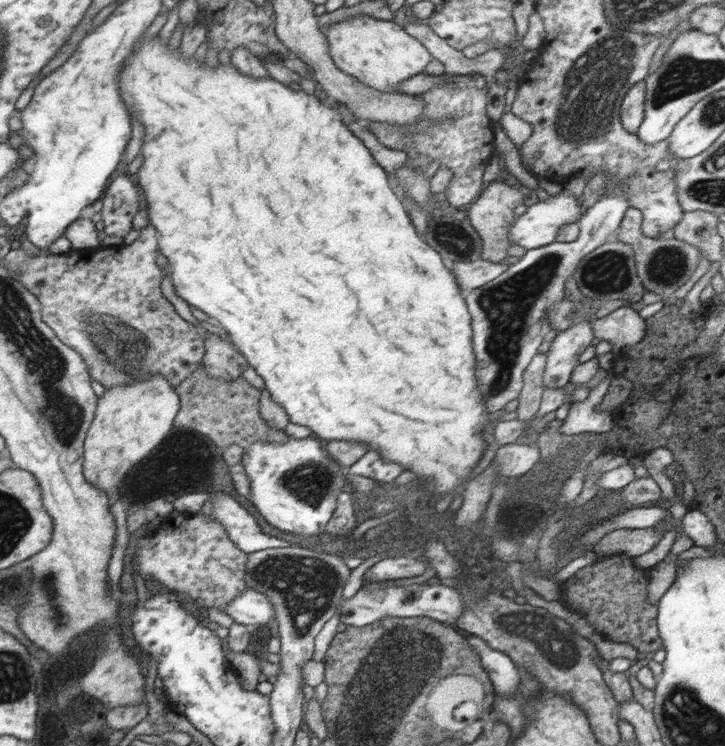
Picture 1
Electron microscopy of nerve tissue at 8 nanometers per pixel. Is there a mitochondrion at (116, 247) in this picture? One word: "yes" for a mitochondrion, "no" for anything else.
no

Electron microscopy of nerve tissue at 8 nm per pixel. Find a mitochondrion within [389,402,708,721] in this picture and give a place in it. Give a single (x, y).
(556, 639)

